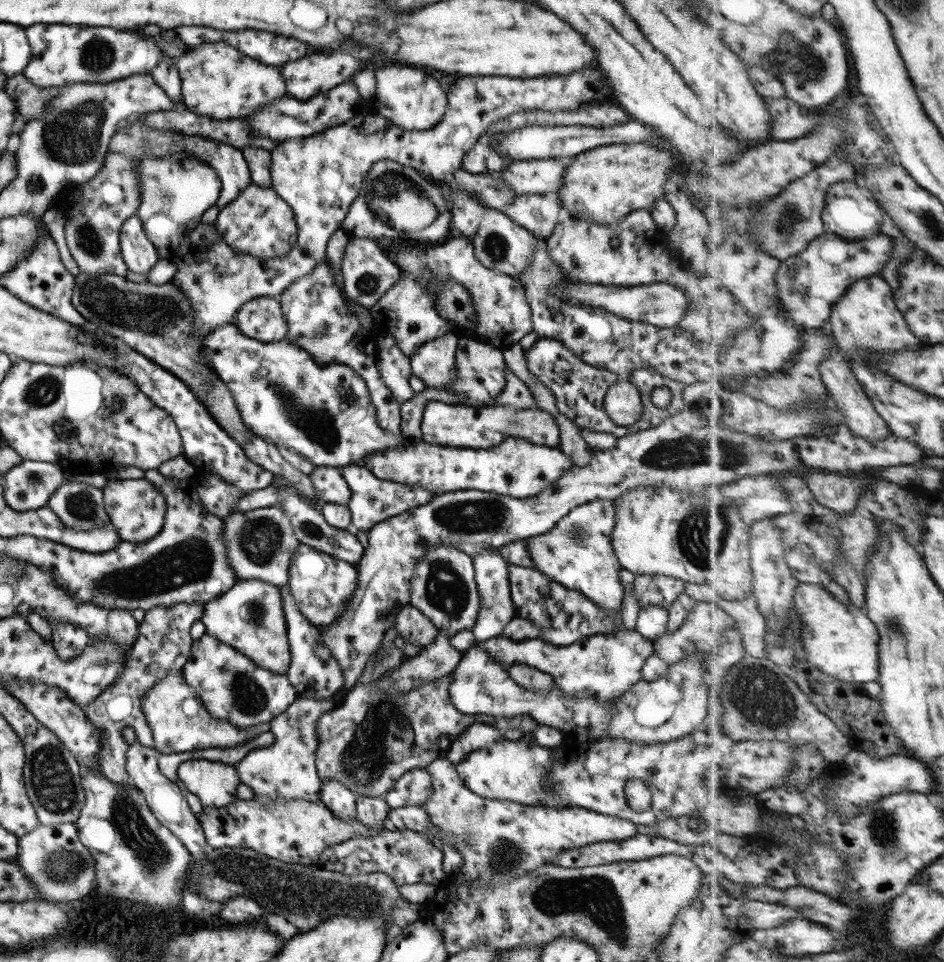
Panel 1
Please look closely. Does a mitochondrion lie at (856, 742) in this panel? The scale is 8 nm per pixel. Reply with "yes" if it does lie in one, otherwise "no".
no

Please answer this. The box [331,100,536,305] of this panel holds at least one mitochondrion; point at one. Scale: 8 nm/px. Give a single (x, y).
(388, 191)

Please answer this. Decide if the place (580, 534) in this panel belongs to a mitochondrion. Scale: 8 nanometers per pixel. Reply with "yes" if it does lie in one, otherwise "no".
yes

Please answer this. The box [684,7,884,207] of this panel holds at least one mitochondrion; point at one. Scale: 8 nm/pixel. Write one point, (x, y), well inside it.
(780, 52)

